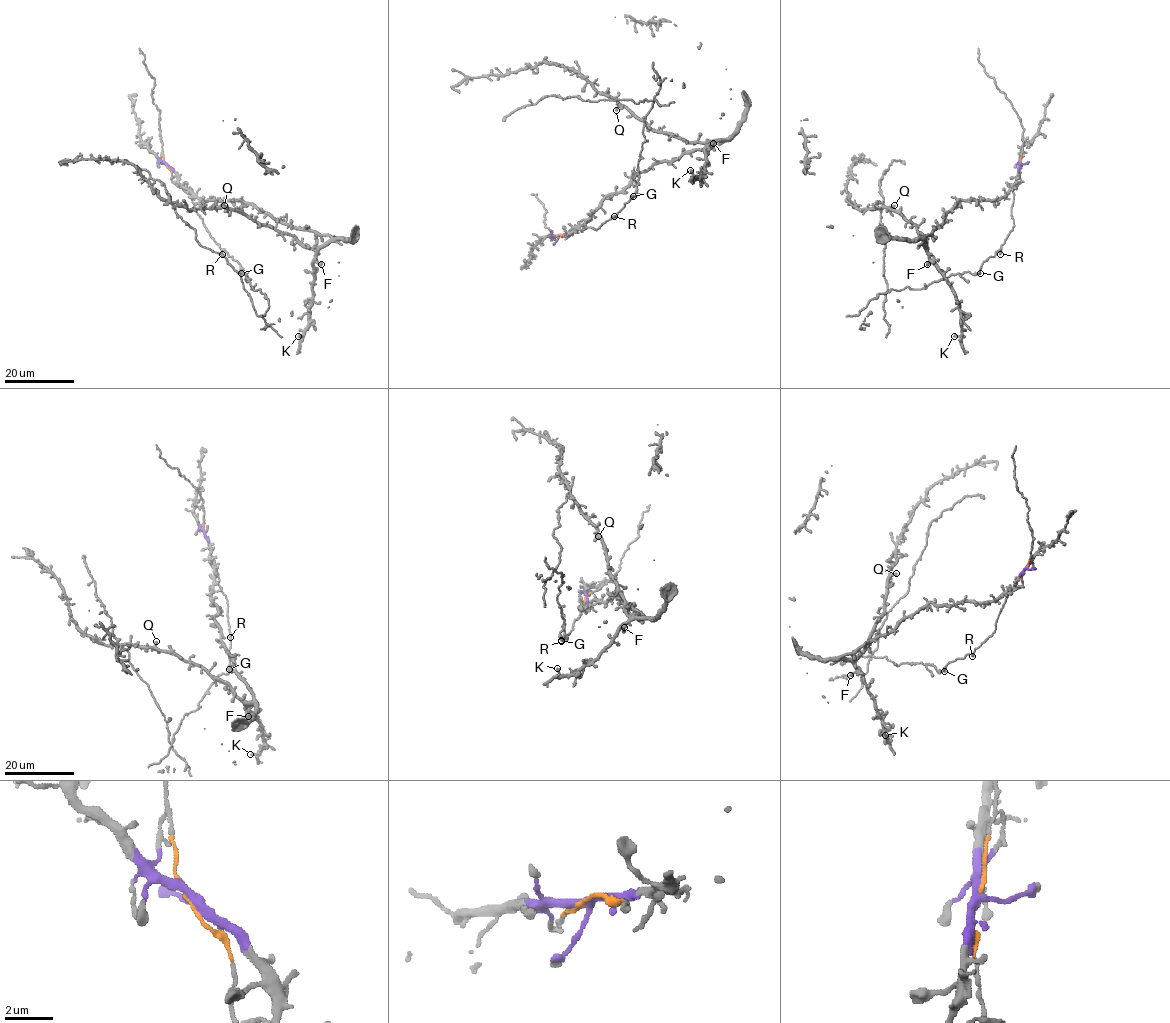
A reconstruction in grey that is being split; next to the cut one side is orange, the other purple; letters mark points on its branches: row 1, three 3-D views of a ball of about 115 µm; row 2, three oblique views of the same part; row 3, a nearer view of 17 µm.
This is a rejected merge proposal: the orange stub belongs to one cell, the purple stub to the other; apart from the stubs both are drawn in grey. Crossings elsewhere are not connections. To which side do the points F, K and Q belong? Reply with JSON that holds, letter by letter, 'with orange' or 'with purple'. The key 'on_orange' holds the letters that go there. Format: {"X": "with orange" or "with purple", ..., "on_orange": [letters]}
{"F": "with purple", "K": "with purple", "Q": "with purple", "on_orange": []}

